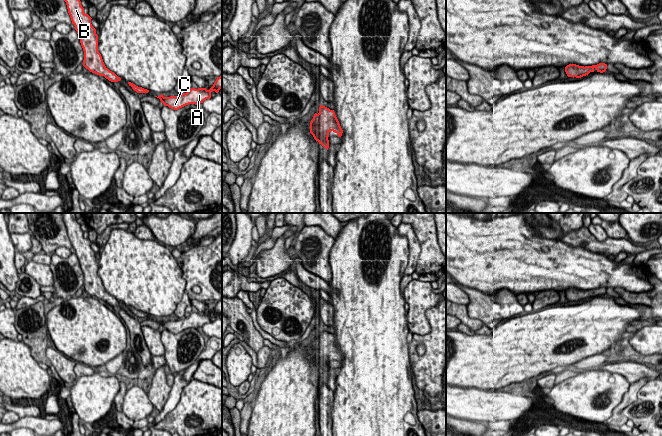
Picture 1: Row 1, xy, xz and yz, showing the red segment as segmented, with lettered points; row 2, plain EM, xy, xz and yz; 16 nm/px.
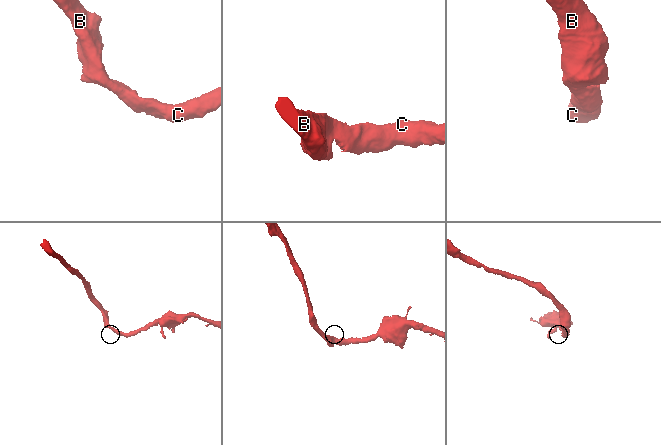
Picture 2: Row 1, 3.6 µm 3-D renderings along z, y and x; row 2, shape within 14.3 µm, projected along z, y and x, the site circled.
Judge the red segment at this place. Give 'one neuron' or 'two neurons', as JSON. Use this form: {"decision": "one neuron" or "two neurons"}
{"decision": "one neuron"}

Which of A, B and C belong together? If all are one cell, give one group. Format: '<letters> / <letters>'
A B C

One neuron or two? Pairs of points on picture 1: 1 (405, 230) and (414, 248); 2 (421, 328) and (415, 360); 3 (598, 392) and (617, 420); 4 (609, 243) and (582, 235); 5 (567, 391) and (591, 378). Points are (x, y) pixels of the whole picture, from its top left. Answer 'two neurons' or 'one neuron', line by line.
1: one neuron
2: two neurons
3: two neurons
4: one neuron
5: one neuron

